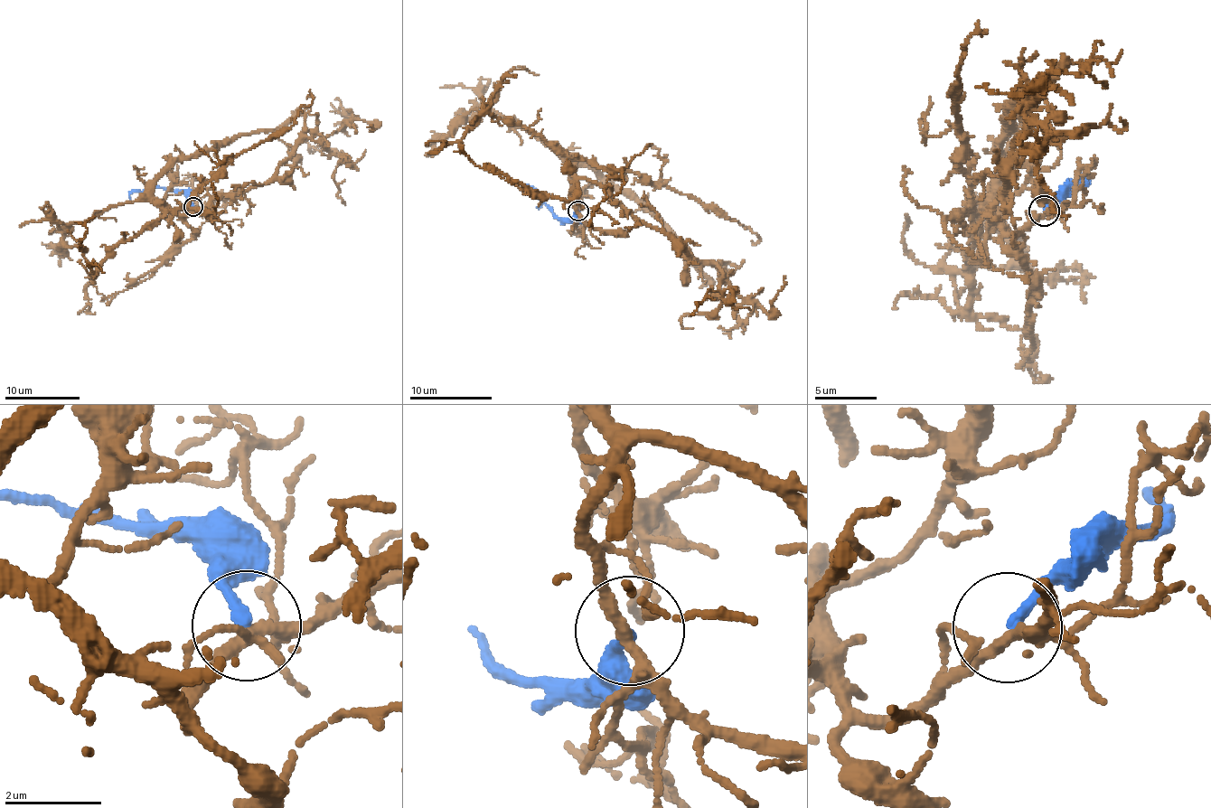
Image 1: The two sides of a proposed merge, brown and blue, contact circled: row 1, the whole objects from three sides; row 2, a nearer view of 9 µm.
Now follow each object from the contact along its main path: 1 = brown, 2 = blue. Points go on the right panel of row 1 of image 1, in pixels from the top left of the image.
1: (1044, 211), (1011, 232), (988, 218), (1024, 125), (1022, 101), (1037, 102), (1045, 76), (1017, 93), (975, 87)
2: (1044, 211), (1066, 192), (1084, 185), (1076, 177), (1069, 183), (1067, 189), (1070, 195)

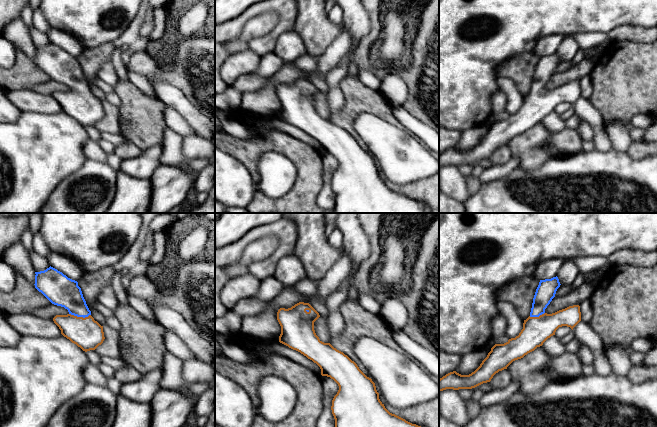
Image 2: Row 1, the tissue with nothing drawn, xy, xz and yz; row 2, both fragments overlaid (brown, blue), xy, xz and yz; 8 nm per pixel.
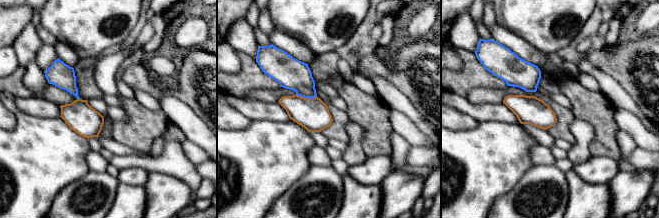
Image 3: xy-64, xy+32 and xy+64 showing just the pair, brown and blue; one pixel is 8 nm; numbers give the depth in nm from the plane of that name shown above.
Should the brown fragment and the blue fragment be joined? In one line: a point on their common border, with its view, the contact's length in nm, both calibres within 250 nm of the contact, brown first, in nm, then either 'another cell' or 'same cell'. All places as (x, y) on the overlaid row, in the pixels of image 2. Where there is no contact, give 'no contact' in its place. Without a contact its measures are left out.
meets brown in xy at (80, 317); contact 180 nm long; 240 nm thick on the brown side, 240 nm on the other; same cell

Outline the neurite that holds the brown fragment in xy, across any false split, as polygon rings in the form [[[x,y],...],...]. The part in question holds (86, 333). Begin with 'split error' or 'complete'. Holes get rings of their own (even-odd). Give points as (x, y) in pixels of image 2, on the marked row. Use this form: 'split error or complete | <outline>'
split error | [[[51,266],[35,274],[35,288],[52,304],[69,312],[53,318],[61,334],[85,352],[101,345],[105,339],[103,326],[91,316],[78,282]]]

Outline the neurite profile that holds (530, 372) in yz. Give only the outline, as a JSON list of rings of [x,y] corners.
[[[540,346],[523,358],[513,361],[507,369],[512,381],[520,384],[519,392],[534,394],[552,382],[546,371],[552,360],[553,358]]]

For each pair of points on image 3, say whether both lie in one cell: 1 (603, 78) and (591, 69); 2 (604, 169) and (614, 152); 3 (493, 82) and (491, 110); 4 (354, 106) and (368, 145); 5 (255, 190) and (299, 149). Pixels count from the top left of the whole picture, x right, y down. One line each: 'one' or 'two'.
1: one
2: two
3: two
4: one
5: one

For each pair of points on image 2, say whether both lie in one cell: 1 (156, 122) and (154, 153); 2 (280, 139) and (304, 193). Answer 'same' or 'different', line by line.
1: different
2: same

